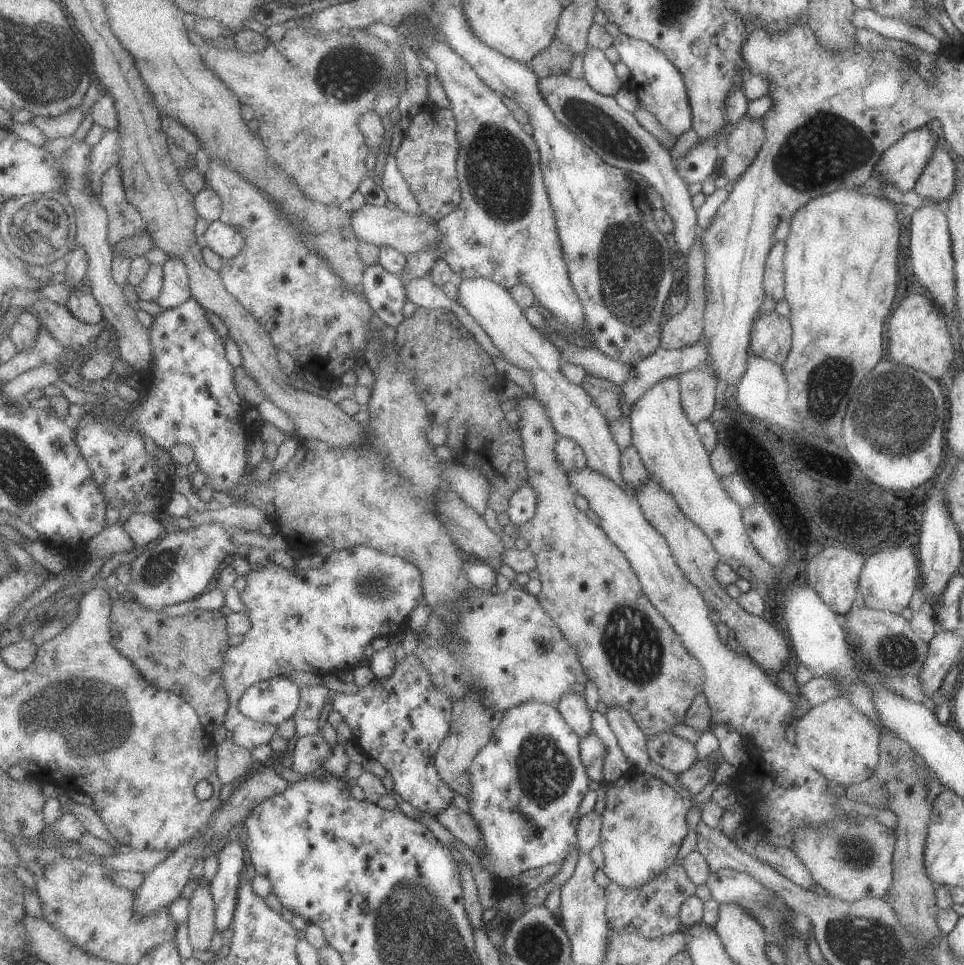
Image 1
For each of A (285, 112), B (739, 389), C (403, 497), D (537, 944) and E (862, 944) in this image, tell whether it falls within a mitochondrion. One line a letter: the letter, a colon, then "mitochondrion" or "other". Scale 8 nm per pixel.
A: other
B: other
C: other
D: mitochondrion
E: mitochondrion

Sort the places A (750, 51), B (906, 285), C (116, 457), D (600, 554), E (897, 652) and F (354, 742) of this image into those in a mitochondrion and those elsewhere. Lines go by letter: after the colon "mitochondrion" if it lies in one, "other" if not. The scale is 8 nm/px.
A: other
B: other
C: other
D: other
E: mitochondrion
F: other

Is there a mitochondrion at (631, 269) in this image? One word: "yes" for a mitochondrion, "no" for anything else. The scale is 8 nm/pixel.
yes

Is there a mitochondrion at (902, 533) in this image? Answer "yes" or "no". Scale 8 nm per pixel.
no

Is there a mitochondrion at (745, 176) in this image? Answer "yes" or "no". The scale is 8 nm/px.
no

